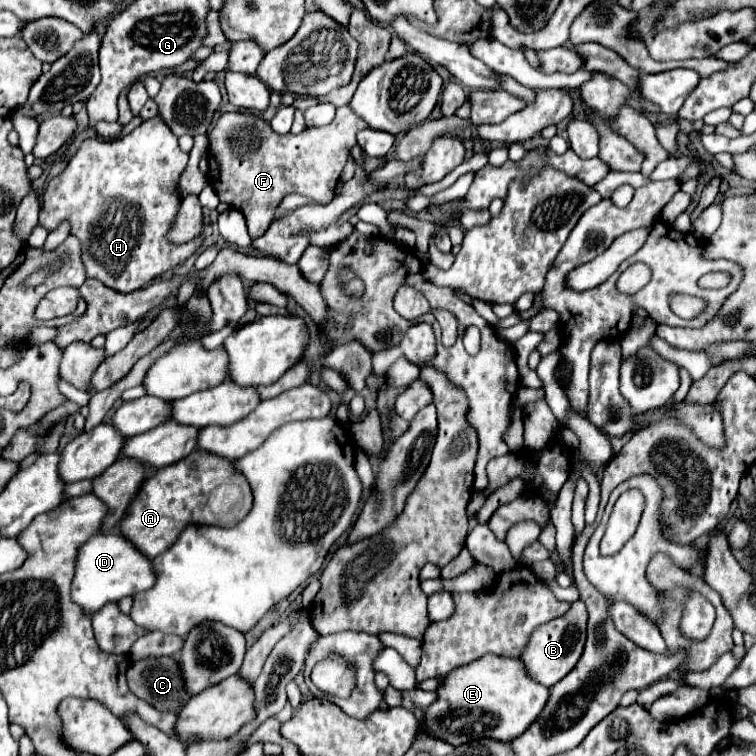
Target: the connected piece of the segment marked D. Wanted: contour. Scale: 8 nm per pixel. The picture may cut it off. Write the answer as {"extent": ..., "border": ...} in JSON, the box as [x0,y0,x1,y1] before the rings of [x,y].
{"extent":[71,534,155,614],"border":[[[101,534],[85,542],[79,550],[77,570],[71,586],[73,602],[83,606],[87,614],[95,614],[107,602],[119,602],[125,596],[135,596],[143,590],[149,590],[155,584],[155,570],[149,558],[143,558],[131,542],[123,538],[123,534]]]}

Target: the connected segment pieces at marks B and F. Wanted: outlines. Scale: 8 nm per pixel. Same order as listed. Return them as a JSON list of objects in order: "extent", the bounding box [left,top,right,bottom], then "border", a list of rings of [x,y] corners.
[{"extent":[521,600,587,686],"border":[[[575,600],[563,618],[555,618],[543,626],[539,626],[521,654],[521,660],[527,672],[541,682],[543,686],[553,686],[561,678],[565,678],[579,662],[585,646],[585,626],[587,626],[587,608],[581,600]]]},{"extent":[209,106,367,238],"border":[[[339,106],[335,120],[327,126],[307,128],[301,134],[279,136],[271,126],[251,114],[227,112],[209,132],[209,184],[221,202],[241,210],[251,238],[267,232],[281,200],[289,194],[313,198],[317,204],[329,204],[335,196],[335,184],[347,162],[347,150],[355,146],[355,134],[367,124],[349,106]]]}]

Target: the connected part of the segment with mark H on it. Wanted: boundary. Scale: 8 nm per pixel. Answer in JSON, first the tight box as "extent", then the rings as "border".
{"extent":[39,116,203,294],"border":[[[159,116],[145,120],[133,132],[115,142],[99,142],[97,138],[87,138],[77,154],[69,160],[67,168],[49,182],[43,194],[39,222],[49,230],[55,230],[63,218],[71,222],[71,234],[75,234],[83,244],[83,264],[87,268],[87,278],[95,278],[105,286],[111,286],[111,290],[119,290],[121,294],[139,290],[149,282],[159,280],[175,266],[183,264],[203,244],[201,234],[185,244],[173,244],[167,238],[181,208],[181,196],[177,188],[187,160],[189,154],[179,148],[177,136],[167,130],[165,122]]]}

